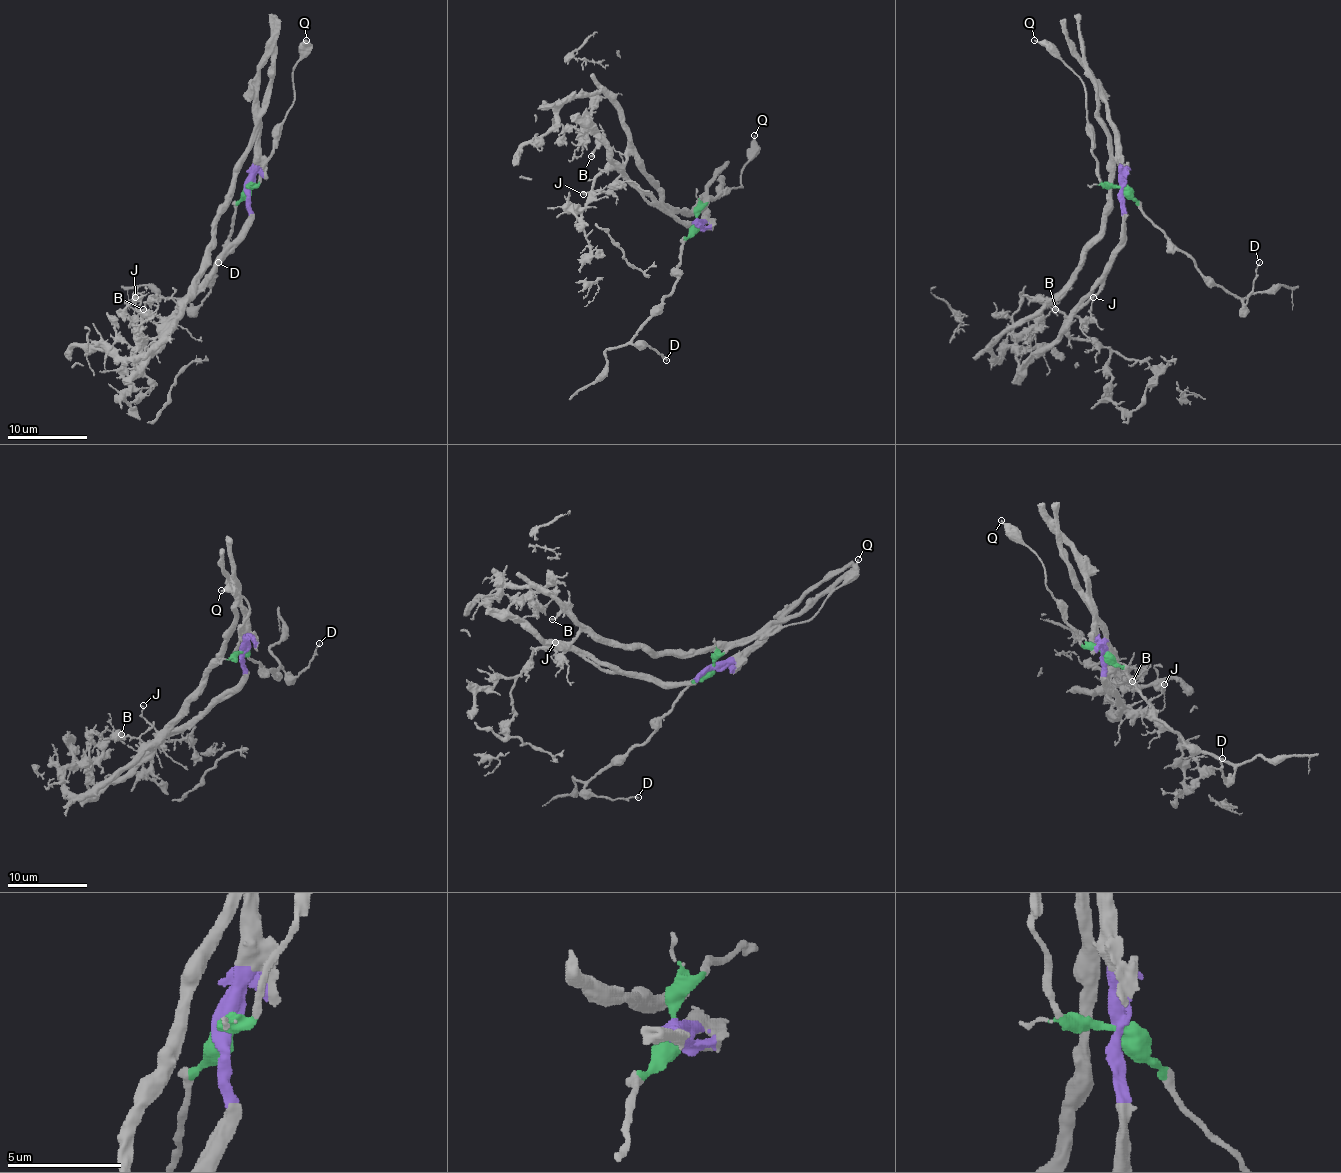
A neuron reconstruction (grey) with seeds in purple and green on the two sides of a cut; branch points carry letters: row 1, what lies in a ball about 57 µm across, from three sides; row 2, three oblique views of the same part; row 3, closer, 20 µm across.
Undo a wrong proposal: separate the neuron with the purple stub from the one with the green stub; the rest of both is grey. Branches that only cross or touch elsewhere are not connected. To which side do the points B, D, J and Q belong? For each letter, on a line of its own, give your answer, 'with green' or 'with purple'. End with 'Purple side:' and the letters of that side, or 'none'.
B: with purple
D: with green
J: with purple
Q: with green
Purple side: B, J

